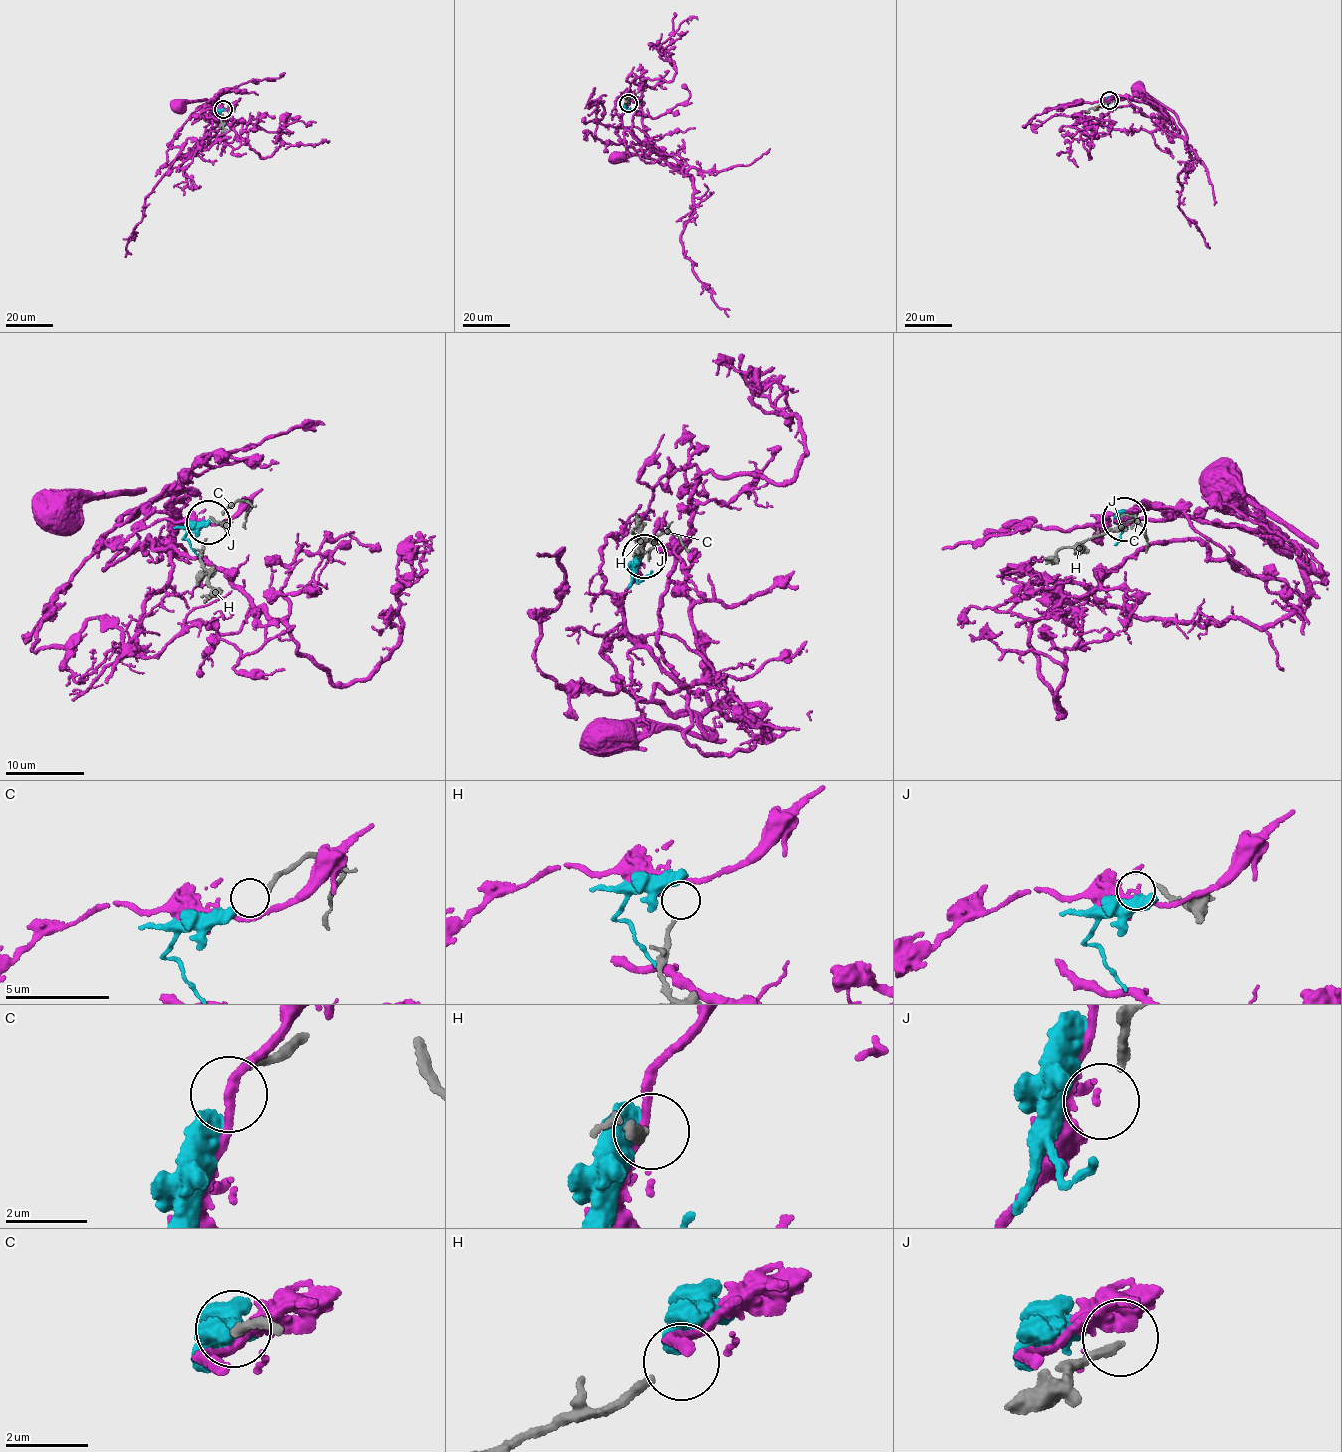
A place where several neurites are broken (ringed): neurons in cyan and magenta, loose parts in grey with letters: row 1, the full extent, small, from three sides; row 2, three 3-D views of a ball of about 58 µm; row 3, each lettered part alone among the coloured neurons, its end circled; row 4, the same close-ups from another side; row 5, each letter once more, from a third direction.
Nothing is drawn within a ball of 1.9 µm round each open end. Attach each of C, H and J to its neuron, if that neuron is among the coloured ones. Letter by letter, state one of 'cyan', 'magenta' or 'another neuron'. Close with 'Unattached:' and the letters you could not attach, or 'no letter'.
C: cyan
H: another neuron
J: another neuron
Unattached: H, J

